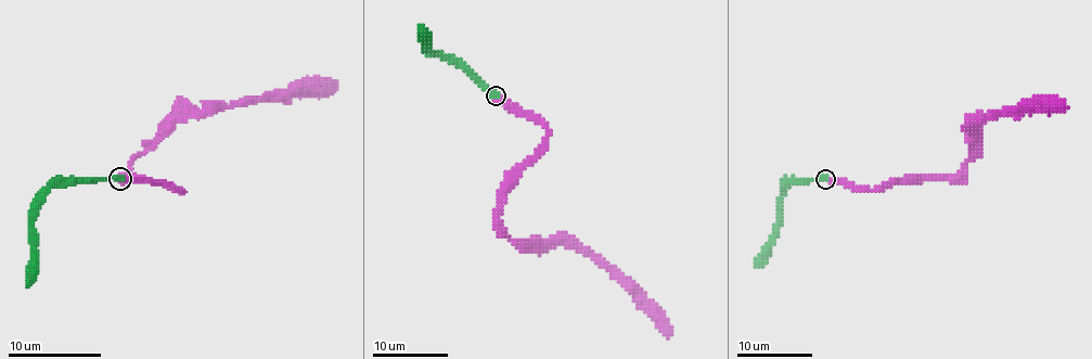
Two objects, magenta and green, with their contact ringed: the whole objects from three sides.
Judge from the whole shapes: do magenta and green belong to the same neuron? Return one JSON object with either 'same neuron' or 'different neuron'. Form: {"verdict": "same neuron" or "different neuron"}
{"verdict": "different neuron"}

